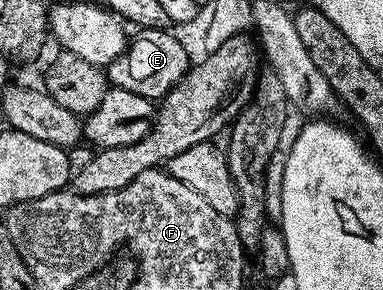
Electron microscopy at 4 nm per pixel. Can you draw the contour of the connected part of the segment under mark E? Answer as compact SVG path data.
M143 29L134 34L124 51L107 67L109 84L114 89L135 91L135 95L143 95L148 101L160 102L189 72L189 53L169 29Z

